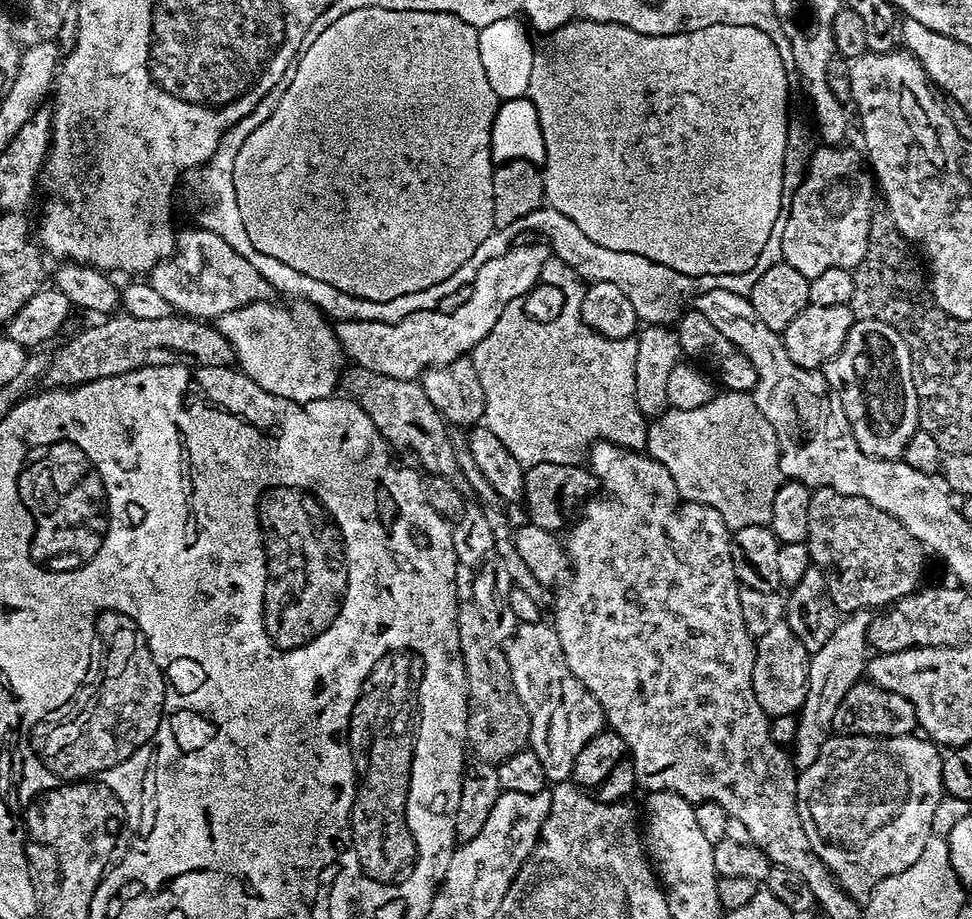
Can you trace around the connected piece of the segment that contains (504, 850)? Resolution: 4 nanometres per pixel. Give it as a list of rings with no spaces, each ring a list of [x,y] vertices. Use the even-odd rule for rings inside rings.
[[[501,791],[498,802],[486,818],[486,824],[474,838],[463,841],[453,852],[450,866],[438,889],[439,899],[491,900],[497,902],[506,894],[518,867],[527,858],[529,849],[540,833],[540,823],[548,816],[551,791],[520,794]]]

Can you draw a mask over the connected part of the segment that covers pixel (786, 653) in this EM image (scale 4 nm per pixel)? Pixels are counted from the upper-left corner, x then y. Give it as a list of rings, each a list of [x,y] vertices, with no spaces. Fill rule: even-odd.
[[[787,619],[779,620],[770,626],[766,634],[755,641],[756,660],[752,664],[752,689],[769,718],[776,716],[791,717],[804,704],[808,688],[808,665],[810,649],[797,636]],[[792,712],[792,713],[791,713]]]

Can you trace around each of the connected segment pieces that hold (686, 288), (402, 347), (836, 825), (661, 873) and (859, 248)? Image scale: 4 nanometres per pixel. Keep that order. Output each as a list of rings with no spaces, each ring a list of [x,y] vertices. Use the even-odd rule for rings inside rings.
[[[587,236],[584,240],[572,240],[568,248],[576,248],[576,252],[580,252],[580,268],[574,268],[574,271],[585,283],[598,281],[614,283],[633,303],[637,319],[646,324],[673,323],[679,317],[678,306],[682,298],[687,299],[692,293],[716,289],[741,293],[752,287],[758,275],[757,271],[752,269],[738,274],[688,276],[672,267],[652,262],[645,255],[630,254],[629,251],[610,250],[609,247],[599,246],[598,242],[591,241]],[[588,260],[592,260],[592,268],[588,268]]]
[[[547,243],[516,244],[497,256],[492,256],[470,280],[472,293],[453,313],[442,313],[436,308],[406,314],[401,320],[345,320],[335,325],[336,336],[344,347],[347,359],[357,368],[374,370],[390,378],[416,380],[429,366],[448,364],[464,358],[475,344],[490,332],[498,314],[510,303],[519,301],[529,290],[541,283],[543,266],[550,257]]]
[[[833,734],[829,736],[828,741],[820,748],[818,756],[814,758],[814,762],[807,765],[799,773],[796,782],[796,803],[797,805],[804,806],[804,803],[808,800],[808,812],[806,808],[807,819],[809,821],[812,819],[816,823],[817,830],[824,835],[824,840],[830,847],[837,848],[840,851],[840,860],[842,863],[849,864],[856,872],[861,872],[869,882],[885,880],[888,876],[893,876],[902,870],[906,870],[906,866],[914,866],[914,862],[918,862],[922,850],[926,850],[926,842],[932,837],[934,810],[938,806],[940,797],[945,795],[944,783],[942,782],[942,766],[940,765],[942,752],[933,741],[920,734],[885,736],[883,738],[876,735],[840,735],[844,734]]]
[[[652,790],[648,795],[648,828],[646,824],[646,851],[664,891],[676,892],[672,884],[708,884],[708,900],[716,897],[718,879],[714,864],[714,848],[698,826],[696,809],[679,792]]]
[[[820,146],[820,149],[818,149],[816,153],[813,151],[811,155],[807,157],[807,163],[803,170],[800,185],[788,200],[786,204],[786,215],[783,217],[782,223],[778,228],[778,240],[780,236],[780,252],[784,255],[781,256],[783,263],[794,266],[794,270],[798,270],[798,274],[802,274],[808,281],[818,278],[818,274],[822,274],[822,270],[830,270],[831,268],[855,269],[857,264],[863,262],[864,257],[870,248],[870,245],[868,245],[868,223],[872,220],[872,188],[874,192],[874,176],[866,167],[861,153],[859,156],[854,149],[844,147],[845,146]]]

